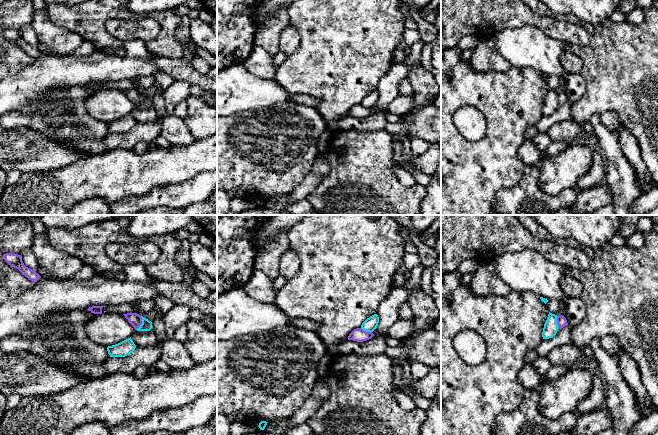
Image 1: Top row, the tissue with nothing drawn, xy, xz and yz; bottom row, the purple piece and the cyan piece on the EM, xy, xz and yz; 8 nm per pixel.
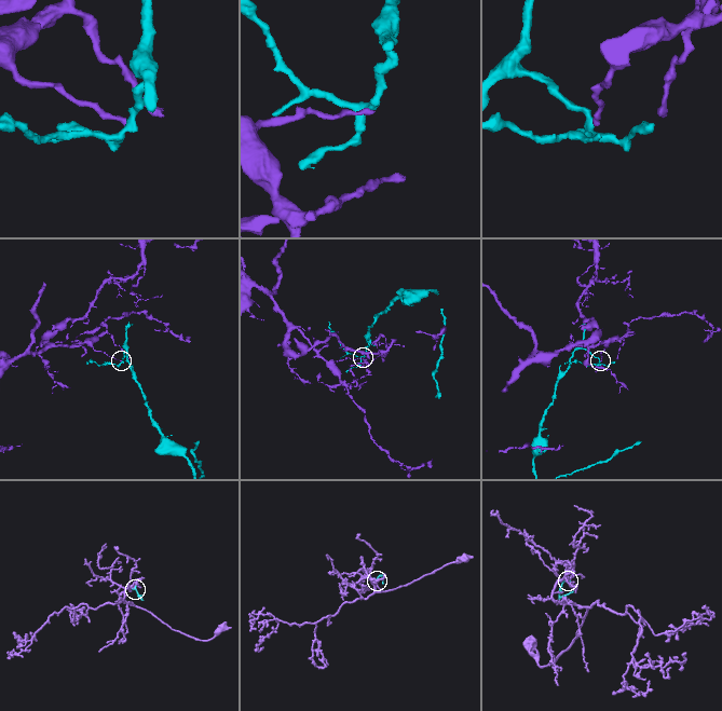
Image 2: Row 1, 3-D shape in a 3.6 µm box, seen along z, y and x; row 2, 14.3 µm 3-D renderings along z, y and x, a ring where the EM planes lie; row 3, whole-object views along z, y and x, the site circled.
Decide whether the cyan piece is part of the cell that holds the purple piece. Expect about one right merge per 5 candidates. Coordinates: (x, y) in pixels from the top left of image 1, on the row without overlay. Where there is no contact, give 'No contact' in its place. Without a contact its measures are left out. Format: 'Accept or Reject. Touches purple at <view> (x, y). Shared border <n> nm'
Reject. Touches purple at xy (141, 99). Shared border 120 nm

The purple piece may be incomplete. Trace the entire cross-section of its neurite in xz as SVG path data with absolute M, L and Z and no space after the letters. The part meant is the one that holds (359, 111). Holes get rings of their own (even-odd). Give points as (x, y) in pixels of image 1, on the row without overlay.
M361 104L354 105L348 112L348 116L363 118L374 112L372 108L366 108Z

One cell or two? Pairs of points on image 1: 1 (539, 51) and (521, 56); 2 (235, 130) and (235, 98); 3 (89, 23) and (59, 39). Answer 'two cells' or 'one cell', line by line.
1: one cell
2: two cells
3: two cells

